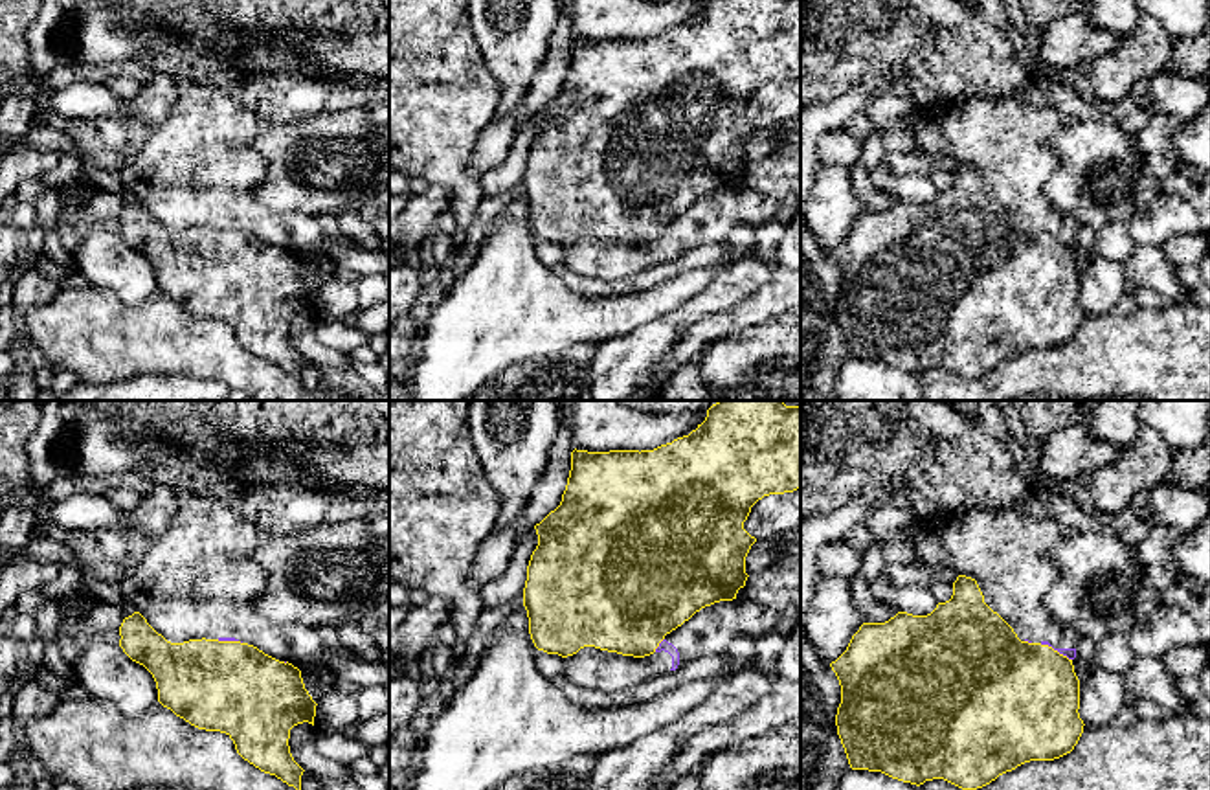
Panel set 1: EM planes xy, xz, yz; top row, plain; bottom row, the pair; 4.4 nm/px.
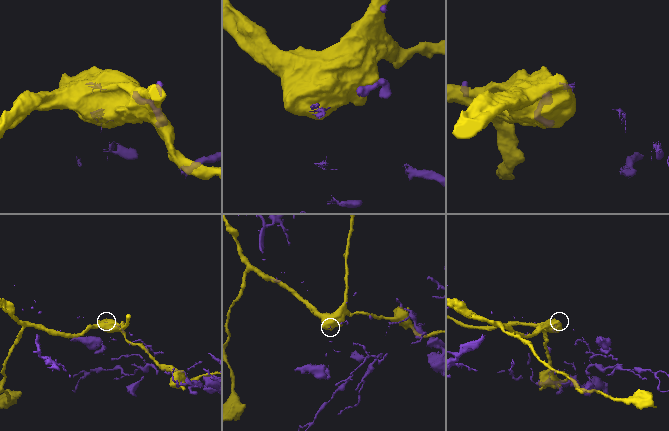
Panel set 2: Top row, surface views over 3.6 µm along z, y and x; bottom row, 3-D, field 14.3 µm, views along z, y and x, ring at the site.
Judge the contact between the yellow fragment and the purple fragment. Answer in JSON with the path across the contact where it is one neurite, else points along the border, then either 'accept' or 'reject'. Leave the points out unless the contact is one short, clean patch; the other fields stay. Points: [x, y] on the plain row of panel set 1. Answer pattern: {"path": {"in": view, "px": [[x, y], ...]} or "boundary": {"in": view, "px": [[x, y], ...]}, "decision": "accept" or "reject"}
{"decision": "reject"}

